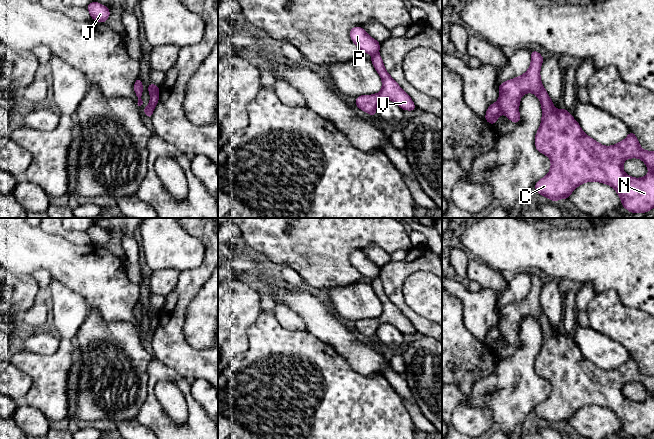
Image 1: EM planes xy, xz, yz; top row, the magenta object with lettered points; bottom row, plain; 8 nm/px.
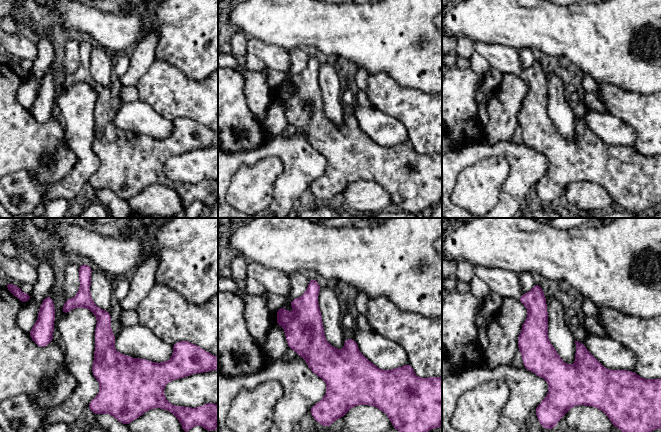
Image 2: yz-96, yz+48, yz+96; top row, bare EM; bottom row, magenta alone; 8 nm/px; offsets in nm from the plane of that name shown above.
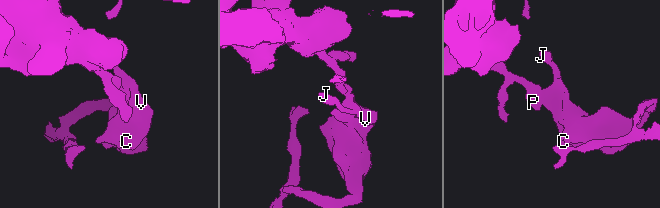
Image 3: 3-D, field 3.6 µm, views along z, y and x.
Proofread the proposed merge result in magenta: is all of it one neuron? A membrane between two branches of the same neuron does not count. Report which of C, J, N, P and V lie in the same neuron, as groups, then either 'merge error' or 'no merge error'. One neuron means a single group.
C J N V / P; merge error

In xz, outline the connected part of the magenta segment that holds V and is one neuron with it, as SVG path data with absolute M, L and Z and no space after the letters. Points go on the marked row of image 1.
M379 53L372 55L371 62L382 79L382 89L373 95L361 95L355 98L355 103L362 111L375 116L379 101L389 99L401 107L402 110L413 111L416 108L411 97L397 84L384 67Z

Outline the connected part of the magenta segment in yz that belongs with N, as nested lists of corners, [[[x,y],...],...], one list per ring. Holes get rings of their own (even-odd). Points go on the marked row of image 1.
[[[531,50],[529,69],[523,75],[505,81],[498,86],[498,102],[502,112],[516,124],[520,122],[519,104],[524,94],[531,92],[541,102],[542,119],[535,135],[535,147],[540,153],[549,157],[551,168],[549,173],[534,185],[534,188],[540,195],[556,202],[559,199],[568,199],[579,185],[597,181],[610,185],[618,193],[622,206],[629,212],[647,213],[650,211],[654,208],[654,151],[643,150],[631,130],[623,141],[613,146],[603,146],[586,135],[568,110],[557,110],[553,105],[541,82],[540,69],[543,60],[544,58],[539,52]],[[629,158],[643,160],[649,173],[641,178],[630,177],[623,171],[623,163]]]

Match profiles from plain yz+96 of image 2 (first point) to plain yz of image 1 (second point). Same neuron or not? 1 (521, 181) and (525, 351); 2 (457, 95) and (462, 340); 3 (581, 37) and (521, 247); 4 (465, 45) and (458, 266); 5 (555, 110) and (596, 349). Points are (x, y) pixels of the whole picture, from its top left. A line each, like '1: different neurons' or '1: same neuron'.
1: same neuron
2: same neuron
3: same neuron
4: same neuron
5: different neurons

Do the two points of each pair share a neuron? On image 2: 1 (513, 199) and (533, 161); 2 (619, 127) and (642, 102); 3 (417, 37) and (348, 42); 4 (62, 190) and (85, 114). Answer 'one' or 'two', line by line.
1: one
2: two
3: one
4: one

